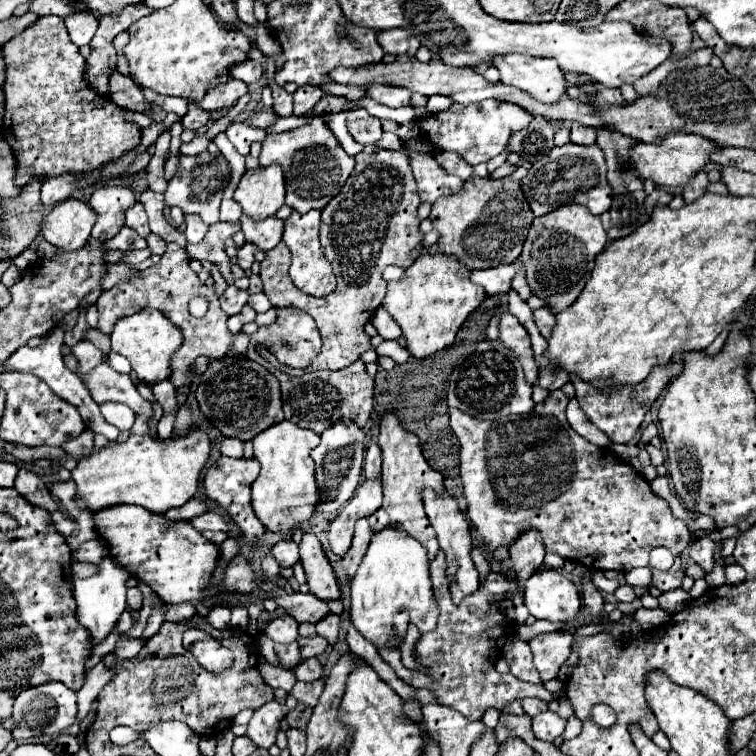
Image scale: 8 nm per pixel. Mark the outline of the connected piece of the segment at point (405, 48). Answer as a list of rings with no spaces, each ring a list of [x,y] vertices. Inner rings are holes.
[[[391,29],[391,31],[379,31],[377,41],[383,47],[385,53],[391,55],[407,55],[409,59],[415,59],[415,53],[419,49],[419,41],[415,35],[403,29]]]

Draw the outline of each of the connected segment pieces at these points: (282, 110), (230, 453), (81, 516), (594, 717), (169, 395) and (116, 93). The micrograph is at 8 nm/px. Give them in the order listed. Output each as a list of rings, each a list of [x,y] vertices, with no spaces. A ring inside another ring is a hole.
[[[267,71],[267,75],[271,75],[271,77],[269,77],[269,87],[271,87],[271,91],[273,91],[273,99],[275,99],[275,103],[273,103],[273,111],[275,111],[277,115],[281,115],[281,117],[291,115],[291,113],[293,113],[293,95],[287,93],[283,87],[279,87],[279,85],[275,83],[275,79],[273,79],[275,73]]]
[[[223,439],[221,455],[227,457],[243,457],[243,443],[239,439]]]
[[[79,511],[73,517],[75,517],[75,523],[77,523],[79,529],[67,539],[67,545],[75,551],[83,541],[97,537],[97,531],[95,531],[95,525],[93,525],[93,519],[91,519],[93,517],[91,511]]]
[[[595,705],[589,717],[593,723],[605,728],[612,726],[616,721],[614,711],[607,705]]]
[[[163,379],[157,383],[157,403],[163,407],[163,415],[169,415],[179,407],[177,391],[169,379]]]
[[[119,71],[109,73],[109,97],[119,107],[127,107],[131,111],[145,111],[145,107],[151,105],[145,101],[141,89],[133,83],[133,79],[121,75]]]

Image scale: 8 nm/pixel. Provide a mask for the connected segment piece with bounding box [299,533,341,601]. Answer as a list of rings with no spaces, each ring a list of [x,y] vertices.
[[[311,533],[303,535],[303,541],[299,543],[299,555],[301,555],[301,565],[305,569],[305,575],[307,575],[309,591],[323,601],[339,599],[341,593],[337,587],[337,577],[315,535]]]

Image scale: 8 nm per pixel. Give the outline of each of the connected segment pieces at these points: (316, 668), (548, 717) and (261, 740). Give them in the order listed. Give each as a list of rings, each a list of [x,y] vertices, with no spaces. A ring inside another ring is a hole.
[[[315,657],[301,661],[301,663],[295,665],[291,671],[295,673],[295,677],[297,677],[299,681],[315,681],[315,679],[319,679],[319,677],[323,675],[323,667],[321,667],[321,663],[319,663]]]
[[[543,711],[533,717],[533,733],[541,741],[553,741],[563,731],[565,731],[565,721],[553,711]]]
[[[267,701],[255,711],[247,725],[247,737],[257,745],[269,749],[275,743],[279,721],[283,719],[283,709],[277,701]]]

